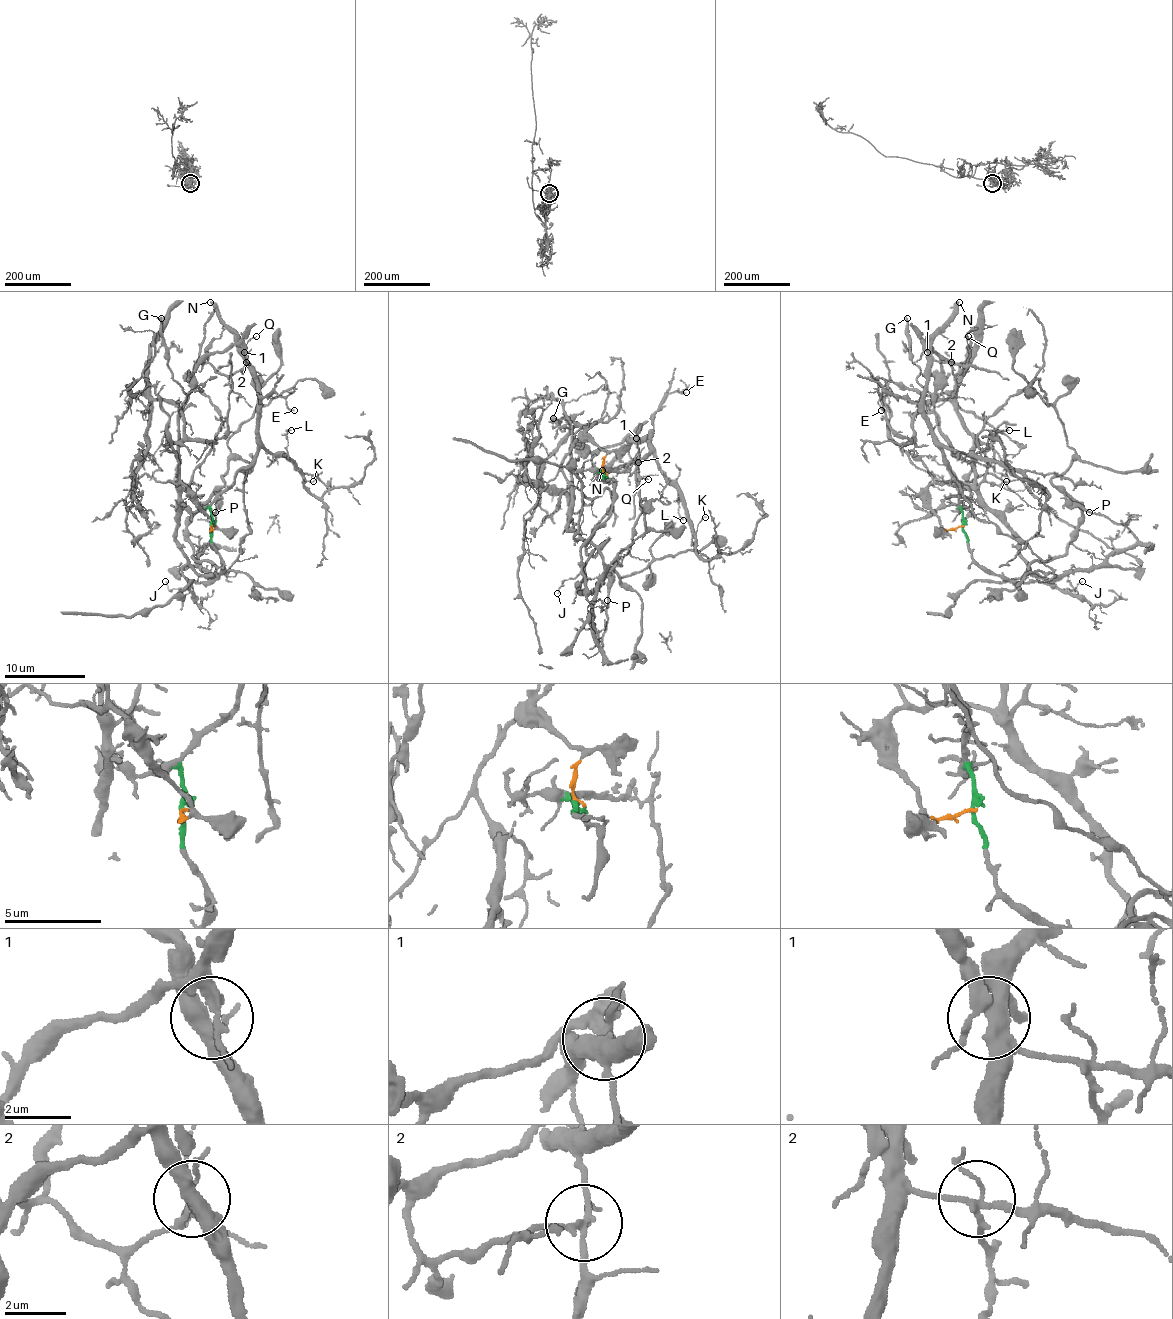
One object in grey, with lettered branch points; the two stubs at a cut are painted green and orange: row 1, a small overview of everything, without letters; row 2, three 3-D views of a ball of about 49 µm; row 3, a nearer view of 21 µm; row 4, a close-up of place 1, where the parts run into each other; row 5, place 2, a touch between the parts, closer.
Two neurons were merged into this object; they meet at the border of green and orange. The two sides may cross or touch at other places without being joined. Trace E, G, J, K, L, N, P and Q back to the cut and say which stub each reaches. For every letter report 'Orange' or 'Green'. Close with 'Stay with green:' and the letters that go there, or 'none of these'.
E: Green
G: Orange
J: Green
K: Green
L: Green
N: Green
P: Orange
Q: Green
Stay with green: E, J, K, L, N, Q

